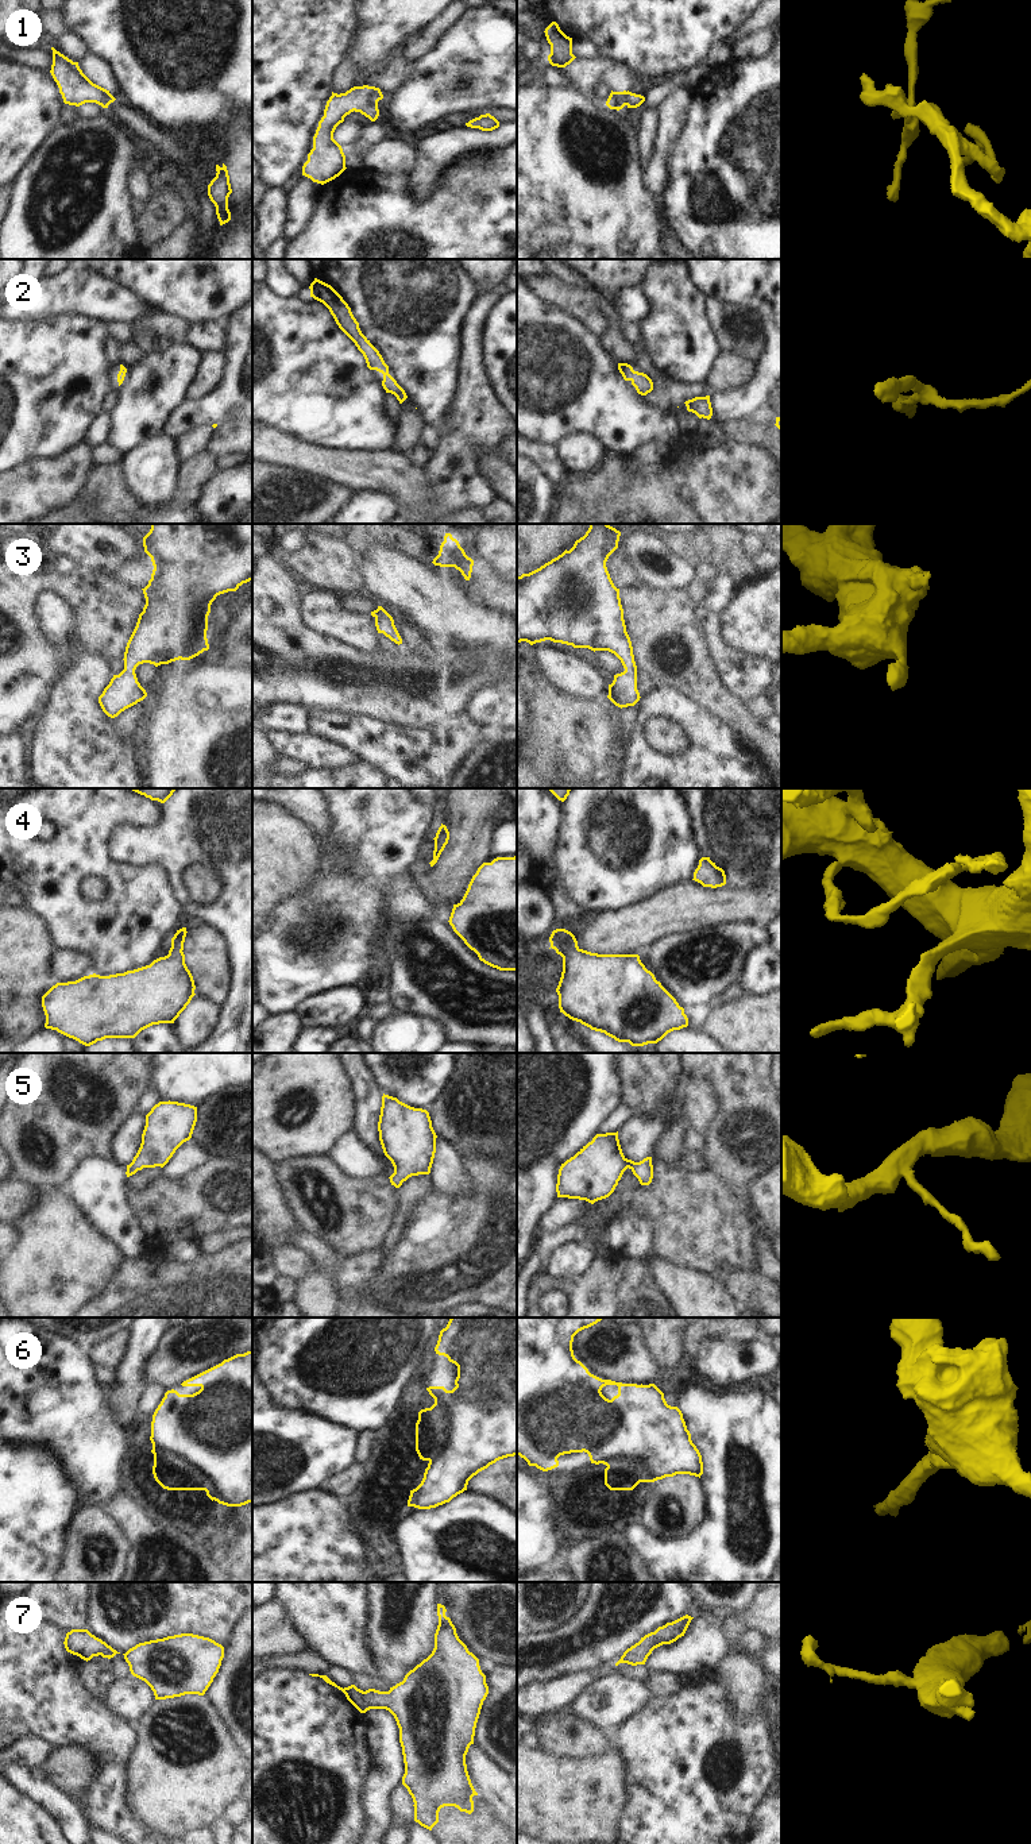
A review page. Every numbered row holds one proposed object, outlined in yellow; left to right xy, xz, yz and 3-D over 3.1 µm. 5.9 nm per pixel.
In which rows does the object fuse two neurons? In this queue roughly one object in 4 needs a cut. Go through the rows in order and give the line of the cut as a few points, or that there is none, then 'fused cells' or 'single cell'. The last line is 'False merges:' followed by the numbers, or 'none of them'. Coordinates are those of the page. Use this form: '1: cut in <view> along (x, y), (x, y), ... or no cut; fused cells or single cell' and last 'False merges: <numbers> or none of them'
1: no cut; single cell
2: no cut; single cell
3: no cut; single cell
4: no cut; single cell
5: no cut; single cell
6: no cut; single cell
7: no cut; single cell
False merges: none of them

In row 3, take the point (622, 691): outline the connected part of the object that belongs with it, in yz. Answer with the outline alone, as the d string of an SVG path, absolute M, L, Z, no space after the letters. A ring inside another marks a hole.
M590 524L586 535L569 551L565 549L540 568L517 576L517 643L533 645L551 640L574 648L614 653L625 671L614 675L607 698L622 709L634 706L641 697L619 589L614 586L606 567L609 556L618 548L619 536L621 532L609 524Z

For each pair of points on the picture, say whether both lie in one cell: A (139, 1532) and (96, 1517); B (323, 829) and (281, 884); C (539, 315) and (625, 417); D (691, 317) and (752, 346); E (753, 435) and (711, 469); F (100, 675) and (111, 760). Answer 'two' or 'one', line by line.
A: two
B: two
C: one
D: two
E: two
F: one

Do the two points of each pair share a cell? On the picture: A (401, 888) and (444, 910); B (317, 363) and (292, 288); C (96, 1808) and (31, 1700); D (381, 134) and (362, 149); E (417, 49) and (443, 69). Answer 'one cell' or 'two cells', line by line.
A: two cells
B: two cells
C: one cell
D: one cell
E: two cells

